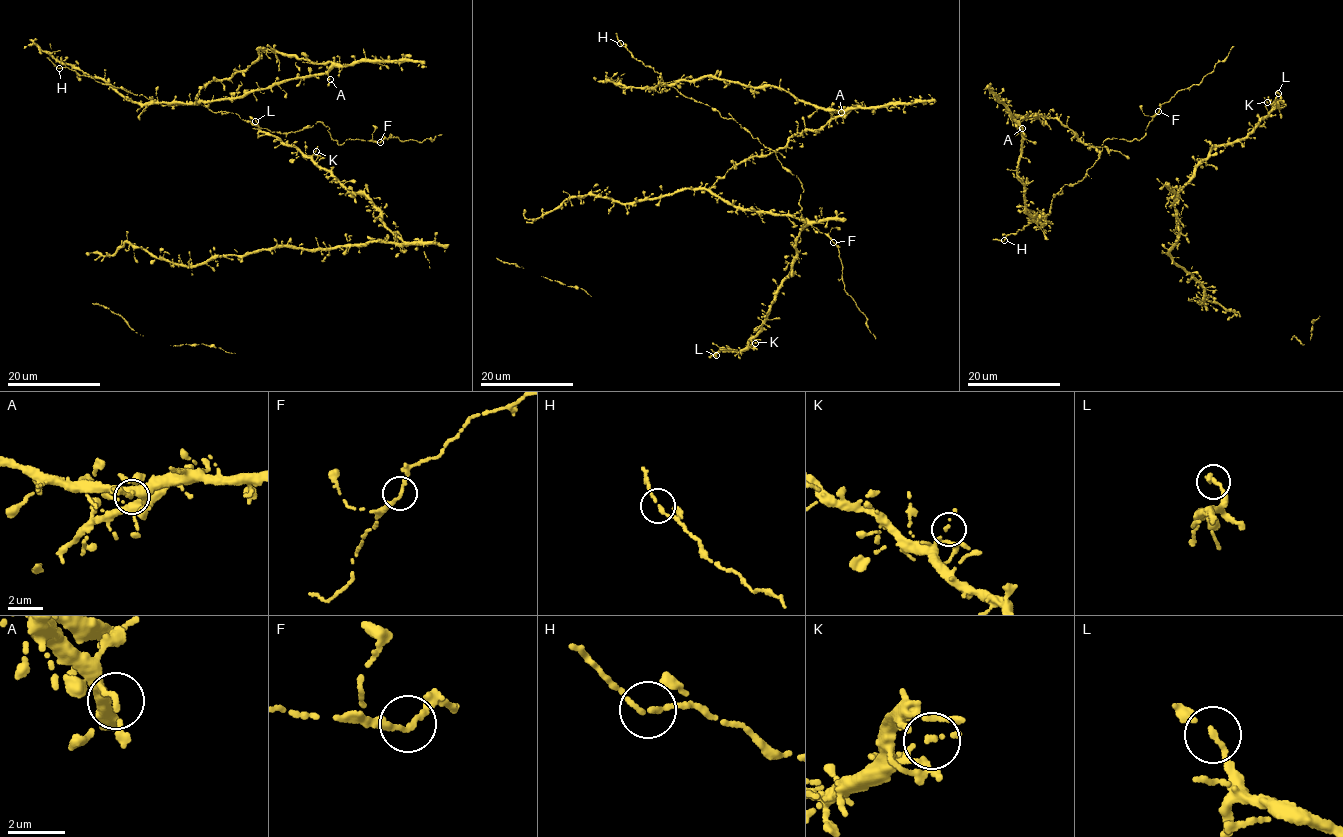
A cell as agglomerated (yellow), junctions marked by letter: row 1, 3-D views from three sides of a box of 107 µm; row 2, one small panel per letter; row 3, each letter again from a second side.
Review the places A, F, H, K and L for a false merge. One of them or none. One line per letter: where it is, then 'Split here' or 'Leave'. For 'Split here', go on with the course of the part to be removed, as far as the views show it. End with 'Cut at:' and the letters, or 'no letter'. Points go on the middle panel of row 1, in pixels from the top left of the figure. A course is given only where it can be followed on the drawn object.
A: Place: (841, 112). Leave
F: Place: (833, 242). Leave
H: Place: (620, 43). Leave
K: Place: (755, 343). Leave
L: Place: (716, 355). Leave
Cut at: no letter

